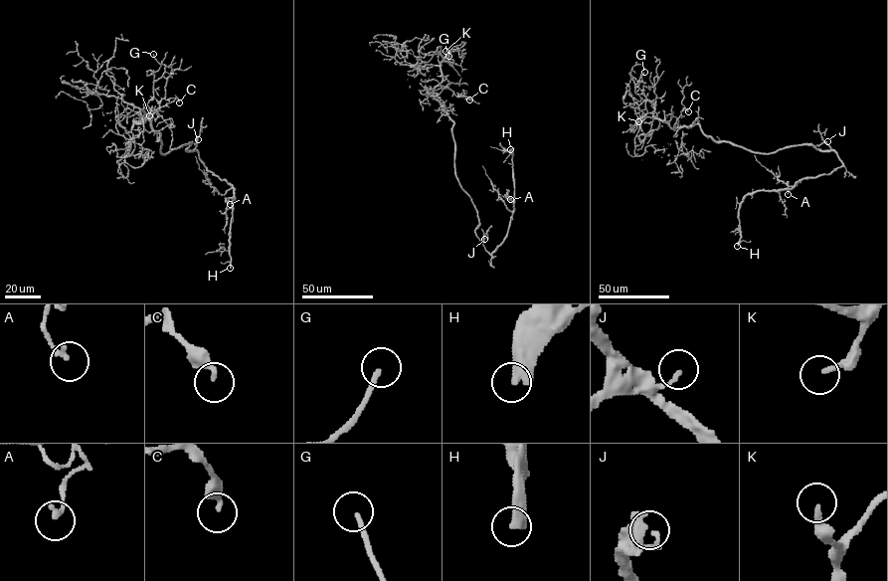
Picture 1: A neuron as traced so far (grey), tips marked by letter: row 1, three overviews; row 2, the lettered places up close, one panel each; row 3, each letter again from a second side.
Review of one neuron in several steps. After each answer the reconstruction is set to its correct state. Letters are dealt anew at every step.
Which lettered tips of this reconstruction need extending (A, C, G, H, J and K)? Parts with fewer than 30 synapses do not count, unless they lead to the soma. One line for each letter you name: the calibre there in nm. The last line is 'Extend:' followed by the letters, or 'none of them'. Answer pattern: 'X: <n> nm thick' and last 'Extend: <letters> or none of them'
G: 170 nm thick
H: 440 nm thick
K: 200 nm thick
Extend: G, H, K

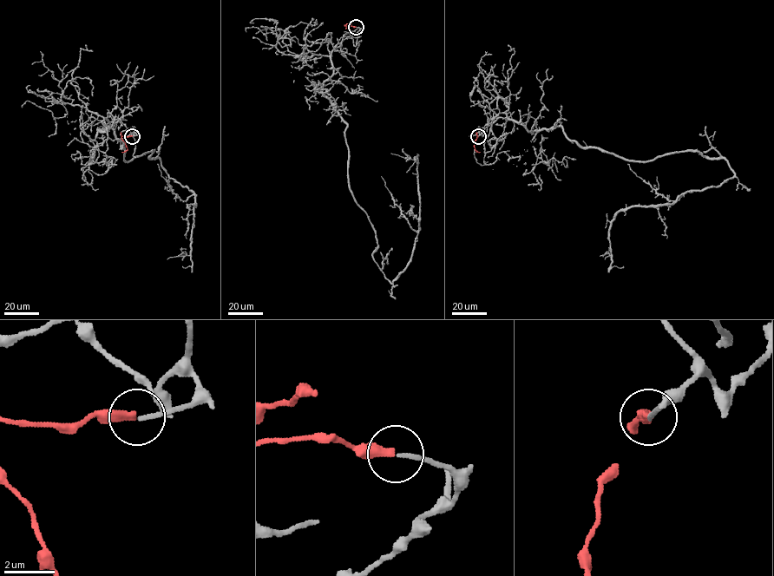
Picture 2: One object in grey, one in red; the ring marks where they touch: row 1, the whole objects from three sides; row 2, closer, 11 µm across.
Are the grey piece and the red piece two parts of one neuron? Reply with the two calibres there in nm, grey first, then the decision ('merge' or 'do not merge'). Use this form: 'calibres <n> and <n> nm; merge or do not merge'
calibres 170 and 360 nm; merge

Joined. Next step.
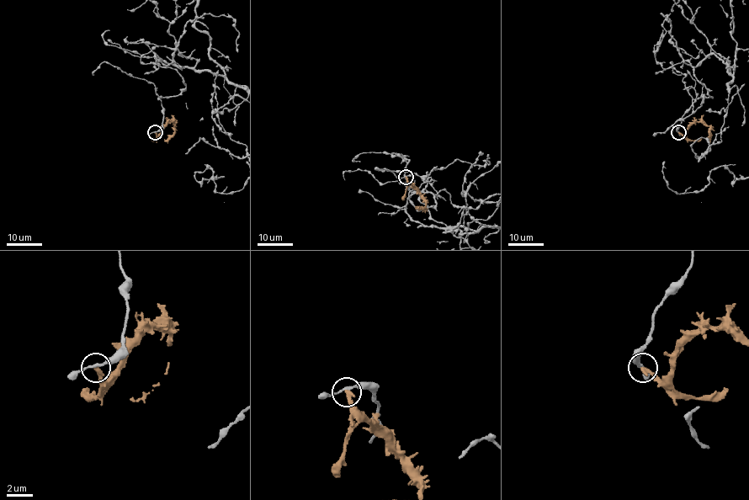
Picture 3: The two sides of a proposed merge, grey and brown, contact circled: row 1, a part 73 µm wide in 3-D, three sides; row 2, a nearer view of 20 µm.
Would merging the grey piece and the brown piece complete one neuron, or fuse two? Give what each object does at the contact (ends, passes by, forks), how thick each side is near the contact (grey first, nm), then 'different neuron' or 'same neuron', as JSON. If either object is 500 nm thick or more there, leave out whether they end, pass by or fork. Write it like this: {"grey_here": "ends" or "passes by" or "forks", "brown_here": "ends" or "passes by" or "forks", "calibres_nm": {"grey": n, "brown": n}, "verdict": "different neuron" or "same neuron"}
{"grey_here": "passes by", "brown_here": "ends", "calibres_nm": {"grey": 200, "brown": 320}, "verdict": "different neuron"}

